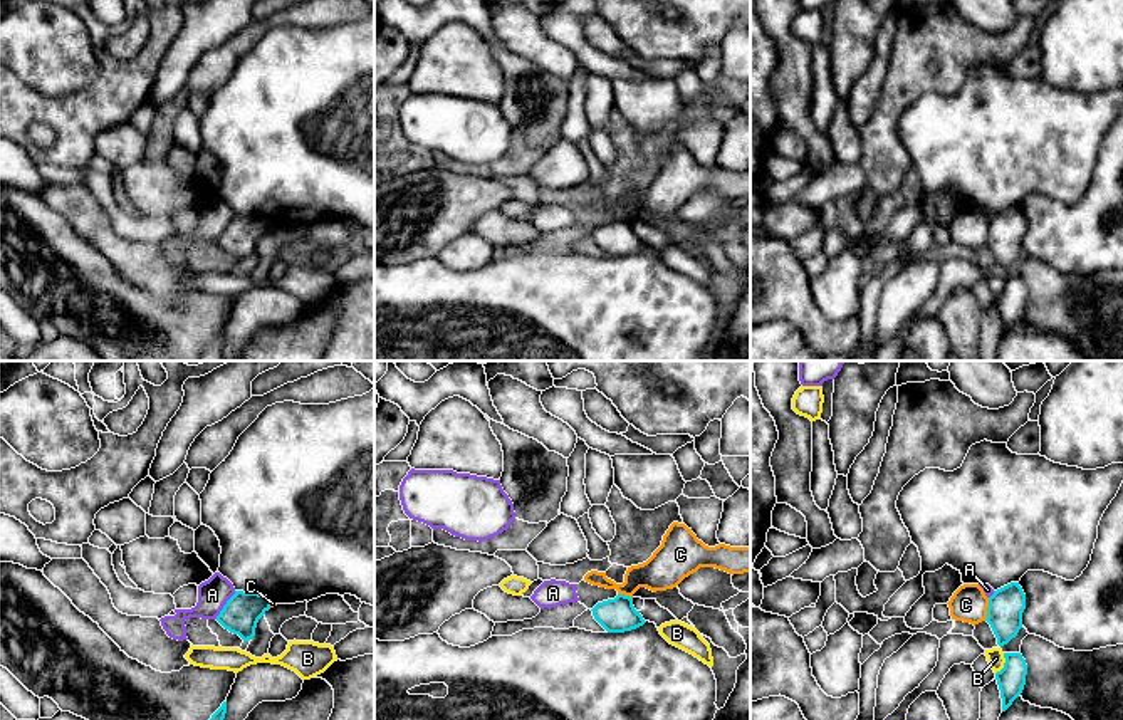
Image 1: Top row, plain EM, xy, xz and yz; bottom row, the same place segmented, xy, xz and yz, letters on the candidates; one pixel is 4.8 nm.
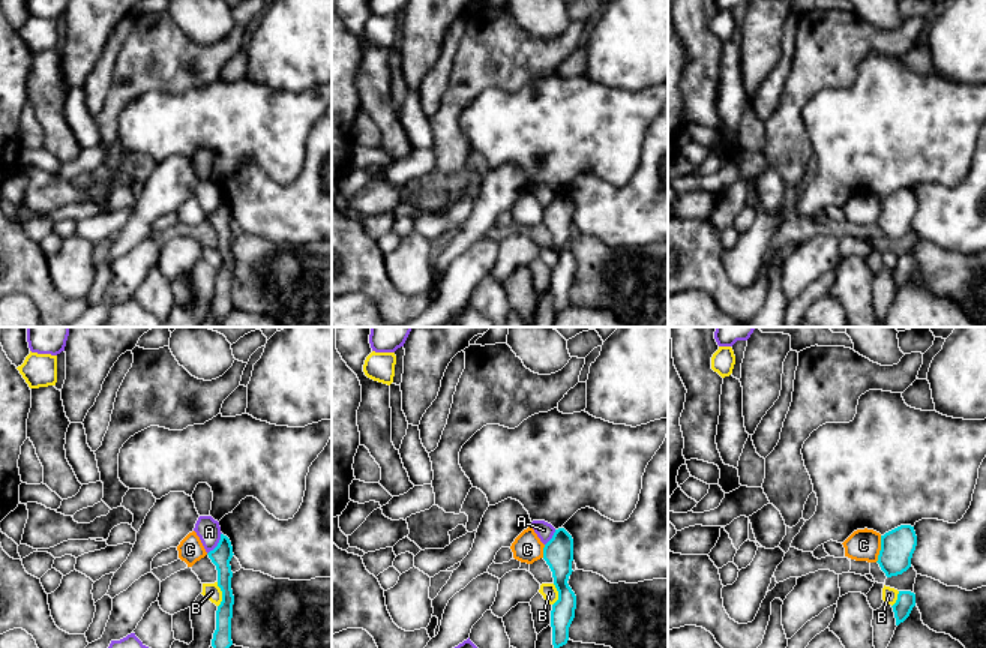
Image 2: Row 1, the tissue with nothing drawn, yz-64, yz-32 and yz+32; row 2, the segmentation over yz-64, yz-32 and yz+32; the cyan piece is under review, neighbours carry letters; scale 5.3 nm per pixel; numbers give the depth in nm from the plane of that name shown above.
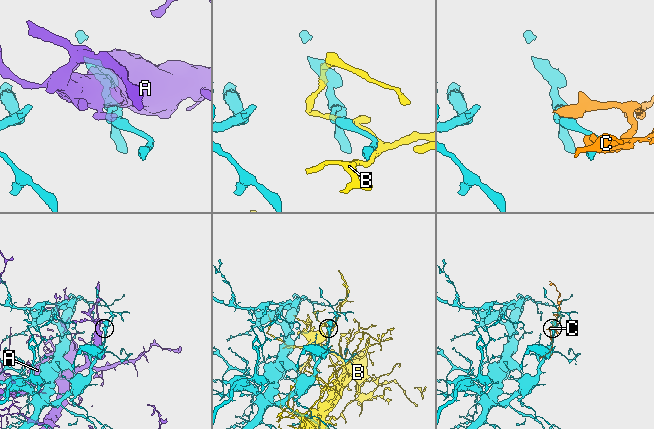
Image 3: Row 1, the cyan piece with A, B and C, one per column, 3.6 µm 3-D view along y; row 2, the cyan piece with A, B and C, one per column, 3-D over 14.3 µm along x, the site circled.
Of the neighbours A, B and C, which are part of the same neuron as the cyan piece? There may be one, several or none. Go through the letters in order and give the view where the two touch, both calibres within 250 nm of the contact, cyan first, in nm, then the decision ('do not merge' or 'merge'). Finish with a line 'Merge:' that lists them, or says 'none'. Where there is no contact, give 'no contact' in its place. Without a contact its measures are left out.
A: contact in xy; calibres 180 and 140 nm; do not merge
B: contact in yz; calibres 140 and 80 nm; do not merge
C: contact in yz; calibres 170 and 180 nm; do not merge
Merge: none

